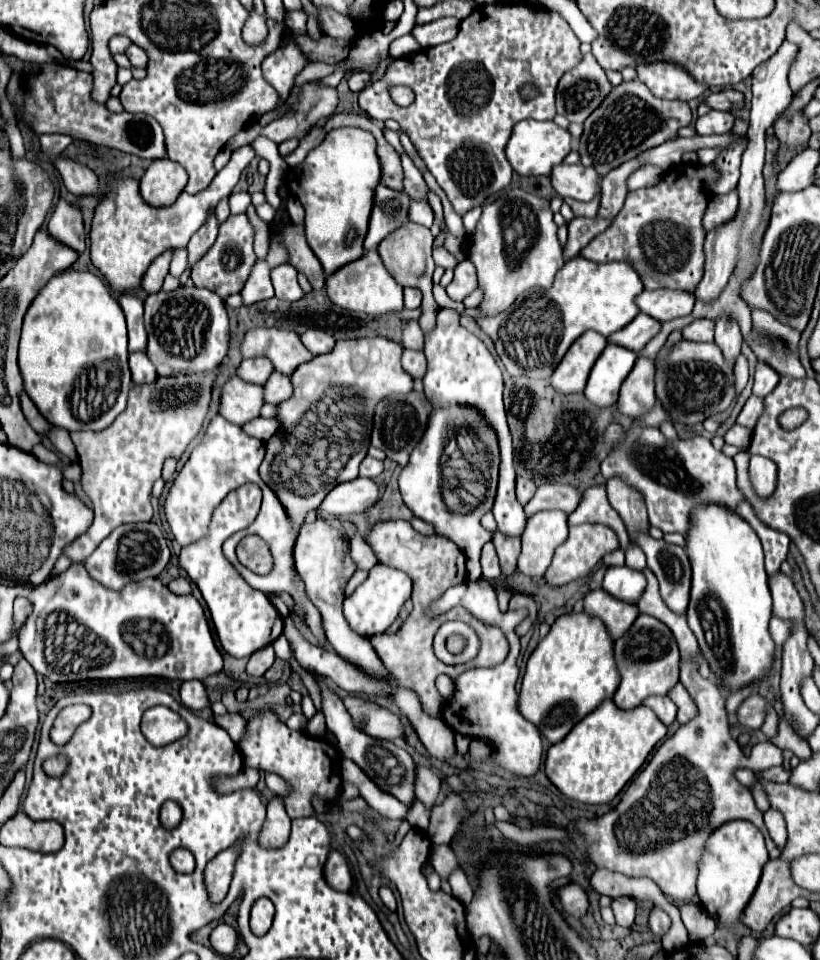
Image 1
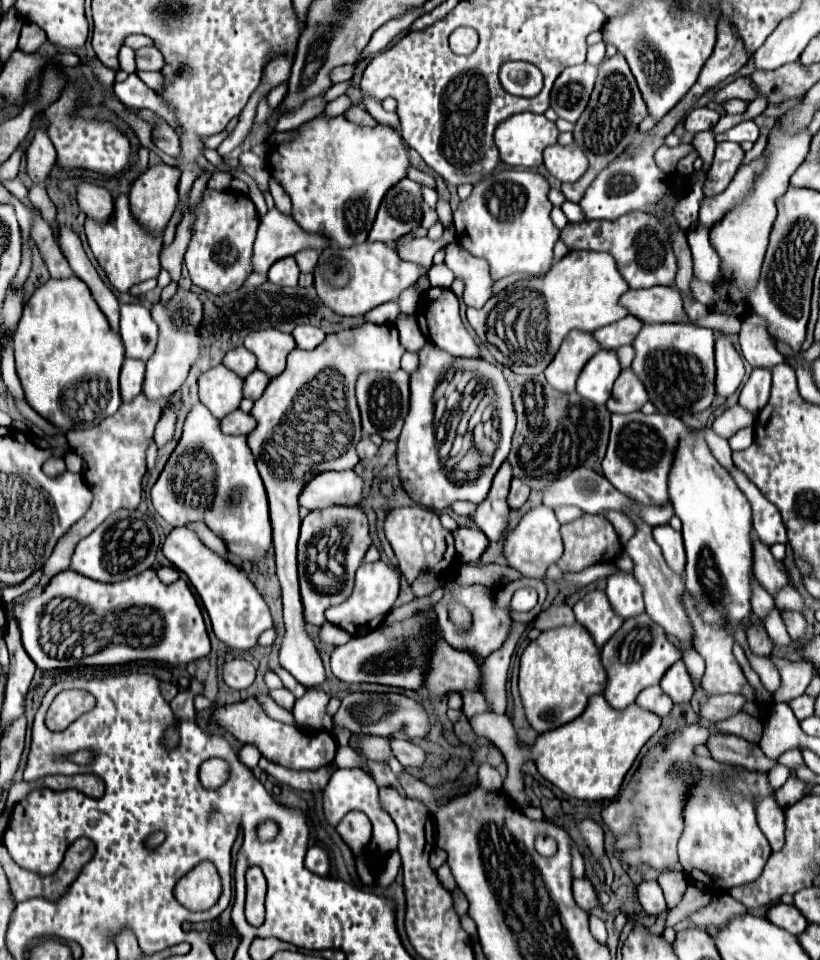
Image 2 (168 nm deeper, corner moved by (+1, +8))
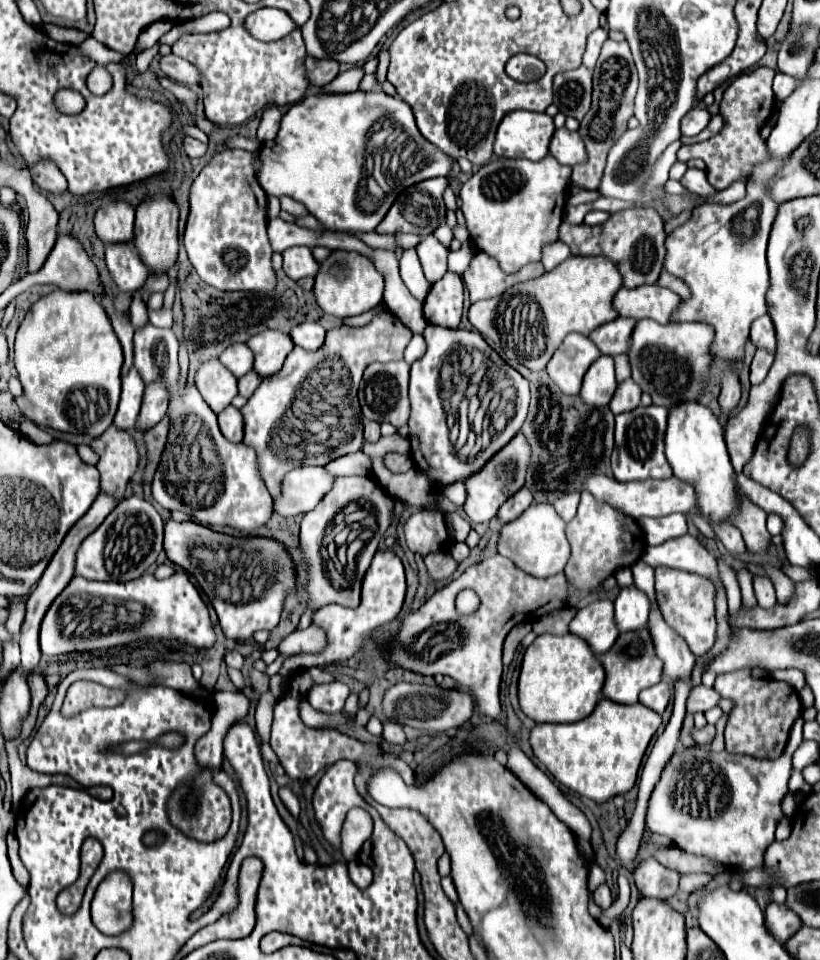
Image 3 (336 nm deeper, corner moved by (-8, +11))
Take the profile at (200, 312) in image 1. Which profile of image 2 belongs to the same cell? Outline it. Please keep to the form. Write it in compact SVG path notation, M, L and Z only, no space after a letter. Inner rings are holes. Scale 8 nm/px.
M178 290L166 306L154 304L150 312L160 328L160 338L158 338L156 354L146 362L146 378L142 384L142 392L148 400L160 400L160 398L168 398L182 386L192 362L196 360L198 344L200 344L198 326L202 318L202 306L200 300L194 296L194 292Z

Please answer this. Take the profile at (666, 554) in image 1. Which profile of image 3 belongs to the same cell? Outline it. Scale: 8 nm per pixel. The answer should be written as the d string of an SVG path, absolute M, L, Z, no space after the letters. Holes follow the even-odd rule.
M681 513L657 517L657 519L647 517L647 519L641 519L641 523L643 523L647 545L657 545L657 543L665 543L669 539L687 535L687 519Z

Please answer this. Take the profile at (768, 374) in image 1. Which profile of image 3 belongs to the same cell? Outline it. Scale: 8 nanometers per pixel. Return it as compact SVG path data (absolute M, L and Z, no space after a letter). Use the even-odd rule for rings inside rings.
M763 315L759 319L753 321L751 327L751 343L761 349L765 347L767 351L775 351L775 329L773 329L773 321L769 315Z

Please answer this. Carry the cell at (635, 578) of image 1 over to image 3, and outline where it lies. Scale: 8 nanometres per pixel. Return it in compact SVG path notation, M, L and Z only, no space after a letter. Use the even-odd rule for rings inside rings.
M635 585L623 587L615 599L615 621L619 631L637 631L647 625L649 597Z

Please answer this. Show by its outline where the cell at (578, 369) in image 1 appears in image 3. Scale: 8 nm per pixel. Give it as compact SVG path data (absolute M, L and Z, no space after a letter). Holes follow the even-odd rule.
M569 333L561 347L555 351L547 365L549 377L567 395L577 395L581 391L581 381L589 365L601 355L597 345L587 335Z

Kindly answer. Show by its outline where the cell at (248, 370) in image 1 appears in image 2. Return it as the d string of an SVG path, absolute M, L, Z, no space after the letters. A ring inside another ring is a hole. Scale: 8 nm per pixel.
M238 346L226 352L222 364L230 368L234 374L238 374L240 378L246 378L252 370L256 370L256 356L250 354L244 346Z

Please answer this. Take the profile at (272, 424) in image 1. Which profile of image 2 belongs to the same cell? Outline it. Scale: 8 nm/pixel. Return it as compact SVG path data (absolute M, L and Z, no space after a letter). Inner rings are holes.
M234 410L220 420L220 430L224 434L250 434L254 430L254 424L256 420L250 414L242 410Z

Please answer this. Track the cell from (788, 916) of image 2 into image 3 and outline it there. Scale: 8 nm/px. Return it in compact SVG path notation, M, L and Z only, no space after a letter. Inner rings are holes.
M779 903L767 905L765 925L769 931L773 931L773 935L779 941L787 941L803 927L801 919L797 919L797 915L793 915L793 911L789 911L789 907L785 907L785 903L783 905L779 905Z

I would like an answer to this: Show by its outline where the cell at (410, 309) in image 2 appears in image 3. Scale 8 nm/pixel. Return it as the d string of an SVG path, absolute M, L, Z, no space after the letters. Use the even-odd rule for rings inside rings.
M405 249L403 251L403 255L399 259L399 267L401 267L401 279L407 285L407 289L411 291L411 295L417 301L423 303L429 289L431 289L431 283L423 275L423 269L421 269L421 263L417 259L415 249Z

